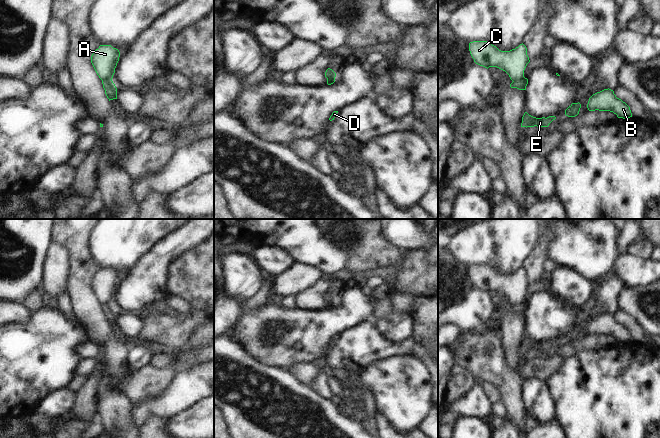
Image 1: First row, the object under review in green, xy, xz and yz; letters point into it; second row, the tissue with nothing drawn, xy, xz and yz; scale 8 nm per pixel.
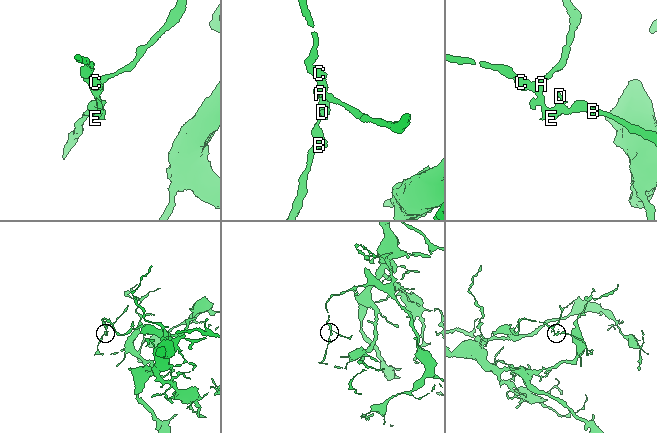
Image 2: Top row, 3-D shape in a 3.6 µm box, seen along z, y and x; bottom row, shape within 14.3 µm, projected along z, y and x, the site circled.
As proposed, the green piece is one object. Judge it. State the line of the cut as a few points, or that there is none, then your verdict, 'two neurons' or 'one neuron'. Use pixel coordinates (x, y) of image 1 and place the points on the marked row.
cut in yz along (524, 77), (513, 81); two neurons

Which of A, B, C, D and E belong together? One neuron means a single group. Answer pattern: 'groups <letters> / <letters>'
groups A C / B D E

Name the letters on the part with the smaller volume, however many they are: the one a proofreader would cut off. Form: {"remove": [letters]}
{"remove": ["B", "D", "E"]}

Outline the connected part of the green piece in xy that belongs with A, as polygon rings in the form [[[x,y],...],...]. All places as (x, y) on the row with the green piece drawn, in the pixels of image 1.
[[[100,45],[91,56],[91,63],[101,80],[111,79],[119,61],[120,52],[111,45]]]

